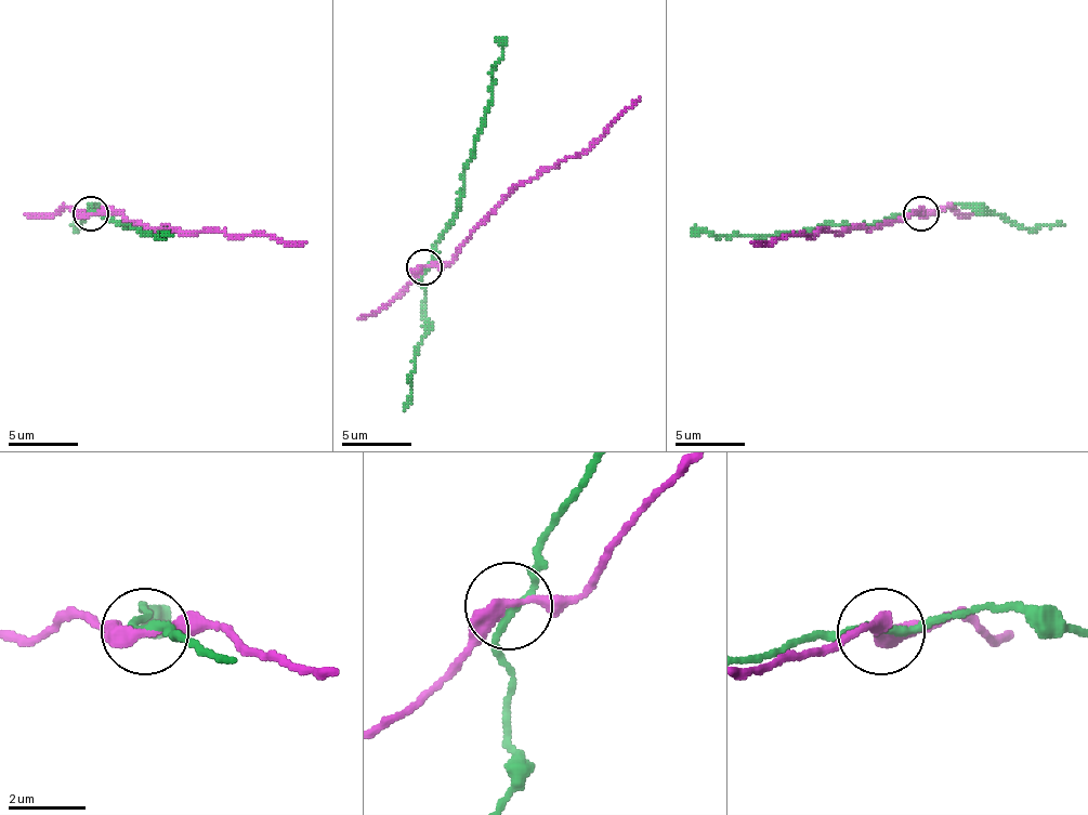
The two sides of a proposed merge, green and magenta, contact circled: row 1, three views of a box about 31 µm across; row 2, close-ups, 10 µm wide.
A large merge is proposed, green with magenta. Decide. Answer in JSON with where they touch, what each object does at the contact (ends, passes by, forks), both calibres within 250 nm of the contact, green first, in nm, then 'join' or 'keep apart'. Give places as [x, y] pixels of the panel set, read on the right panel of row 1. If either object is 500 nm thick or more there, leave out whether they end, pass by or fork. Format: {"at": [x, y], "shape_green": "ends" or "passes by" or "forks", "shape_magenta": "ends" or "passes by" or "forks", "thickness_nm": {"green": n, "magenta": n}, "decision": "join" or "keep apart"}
{"at": [920, 213], "shape_green": "passes by", "shape_magenta": "passes by", "thickness_nm": {"green": 190, "magenta": 320}, "decision": "keep apart"}

